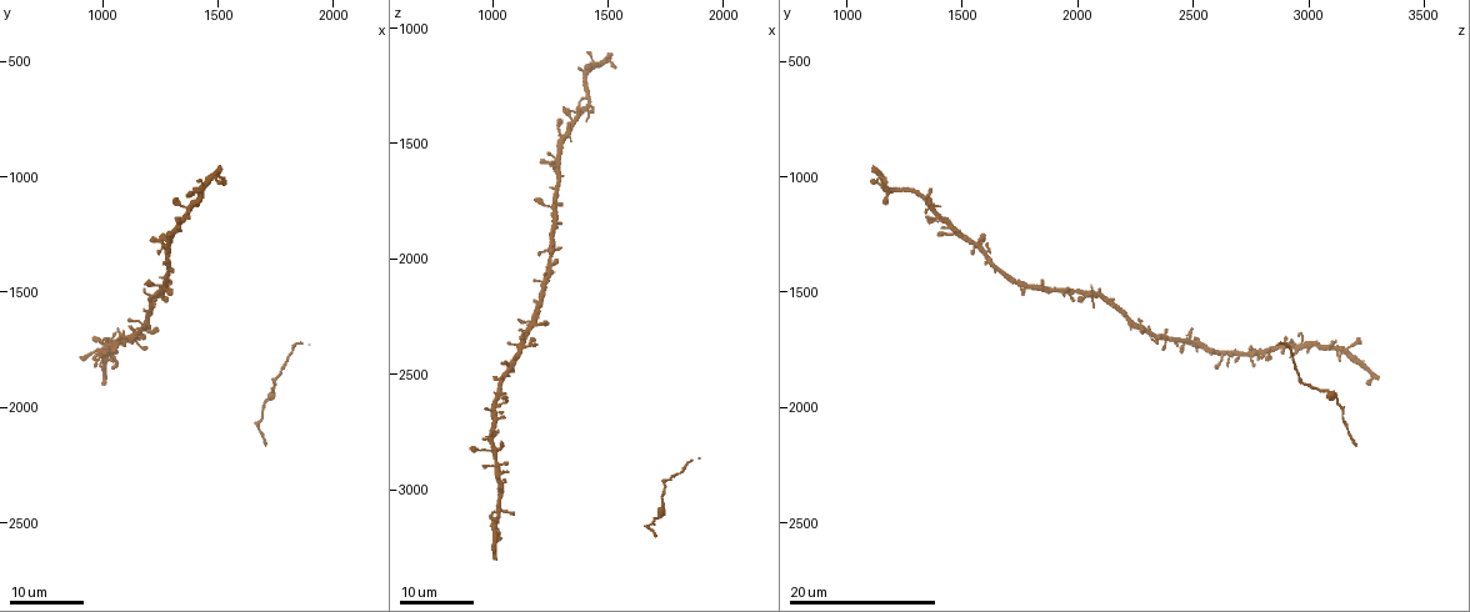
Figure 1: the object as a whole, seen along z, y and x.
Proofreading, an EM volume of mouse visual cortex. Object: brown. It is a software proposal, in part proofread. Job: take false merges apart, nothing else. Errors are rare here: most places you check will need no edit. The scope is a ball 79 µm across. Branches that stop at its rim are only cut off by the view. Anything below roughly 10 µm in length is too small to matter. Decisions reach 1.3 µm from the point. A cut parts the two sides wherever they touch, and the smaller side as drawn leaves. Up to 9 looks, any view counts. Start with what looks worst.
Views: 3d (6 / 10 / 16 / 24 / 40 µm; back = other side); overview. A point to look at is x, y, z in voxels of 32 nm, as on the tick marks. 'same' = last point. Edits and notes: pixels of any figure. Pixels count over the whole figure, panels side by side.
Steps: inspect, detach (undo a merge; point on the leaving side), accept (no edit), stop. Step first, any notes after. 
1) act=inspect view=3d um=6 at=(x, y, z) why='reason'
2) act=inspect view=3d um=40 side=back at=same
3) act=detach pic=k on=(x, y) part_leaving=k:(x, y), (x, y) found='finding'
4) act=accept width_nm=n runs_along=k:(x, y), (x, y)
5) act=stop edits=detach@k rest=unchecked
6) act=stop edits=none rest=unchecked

act=inspect view=3d um=24 at=(1030, 1740, 3100) why='four-way junction'

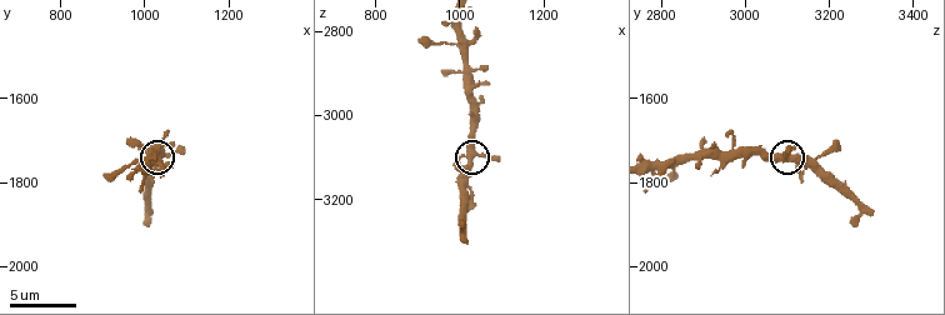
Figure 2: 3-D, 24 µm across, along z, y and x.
act=inspect view=3d um=6 at=same

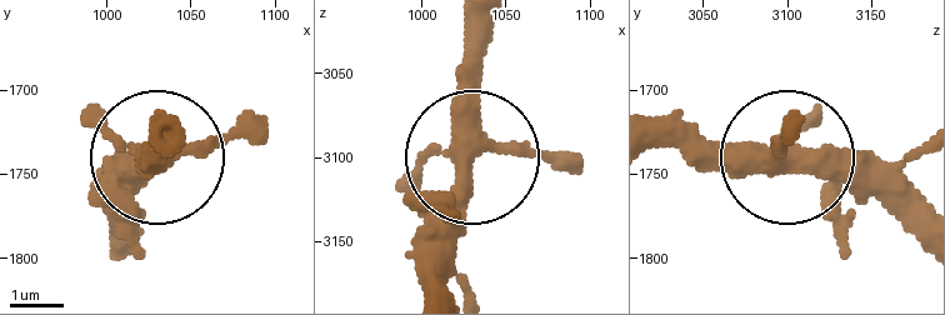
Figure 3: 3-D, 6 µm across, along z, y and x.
act=accept arms=4 runs_along=3:(653, 146), (760, 146), (904, 174) found='continuous, no second cell'

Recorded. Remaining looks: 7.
act=inspect view=3d um=24 at=(1080, 1730, 2480) why='looks like a crossing'

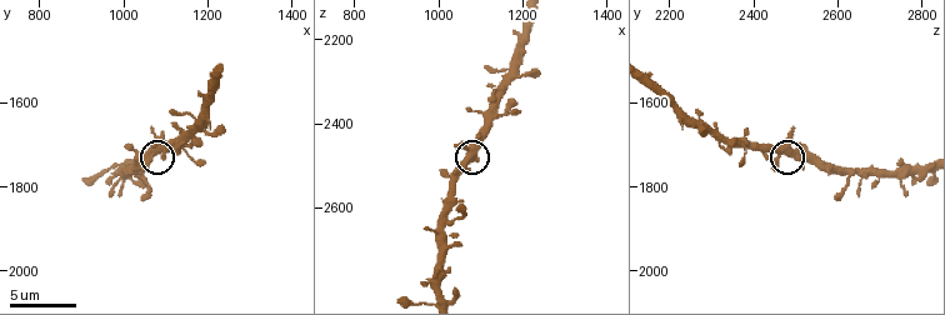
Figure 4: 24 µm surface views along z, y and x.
act=inspect view=3d um=10 at=(1065, 1720, 2490) why='closer look'

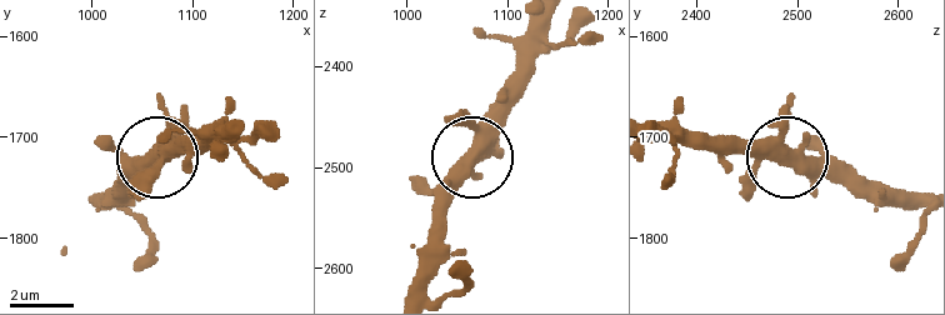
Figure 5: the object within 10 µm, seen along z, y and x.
act=accept arms=5 runs_along=5:(465, 154), (516, 98) found='all the same cell'

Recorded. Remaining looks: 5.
act=inspect view=3d um=24 at=(1710, 1970, 3130) why='thick turns thin'

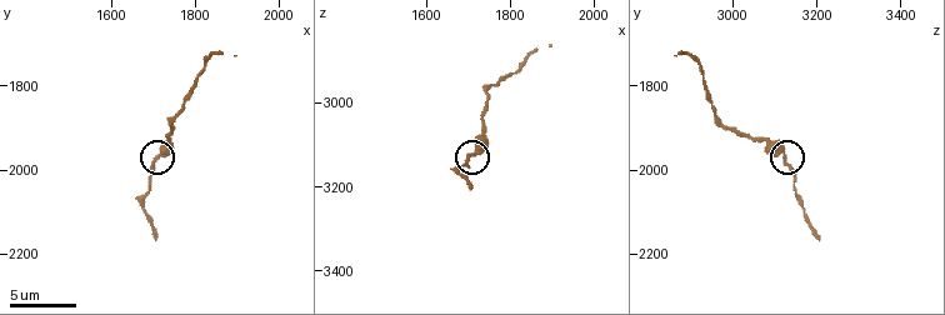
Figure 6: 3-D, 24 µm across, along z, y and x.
act=inspect view=3d um=6 at=(1710, 1970, 3125)

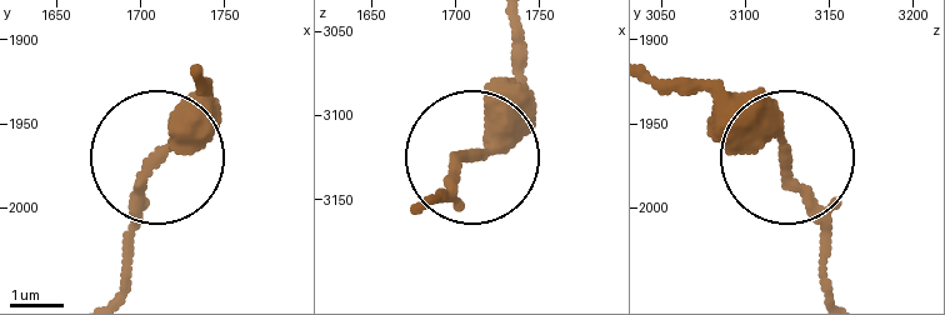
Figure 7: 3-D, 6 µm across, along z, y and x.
act=accept found='continuous, no second cell'

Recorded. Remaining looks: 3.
act=inspect view=3d um=10 at=(1020, 1740, 2870) why='a narrow waist'

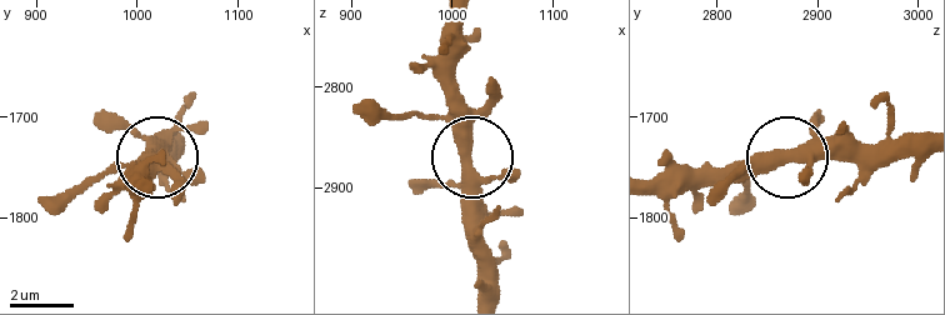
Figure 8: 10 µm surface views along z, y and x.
act=accept runs_along=8:(460, 26), (451, 106), (468, 163), (468, 241) found='all the same cell'

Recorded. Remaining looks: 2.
act=stop edits=none rest=unchecked

